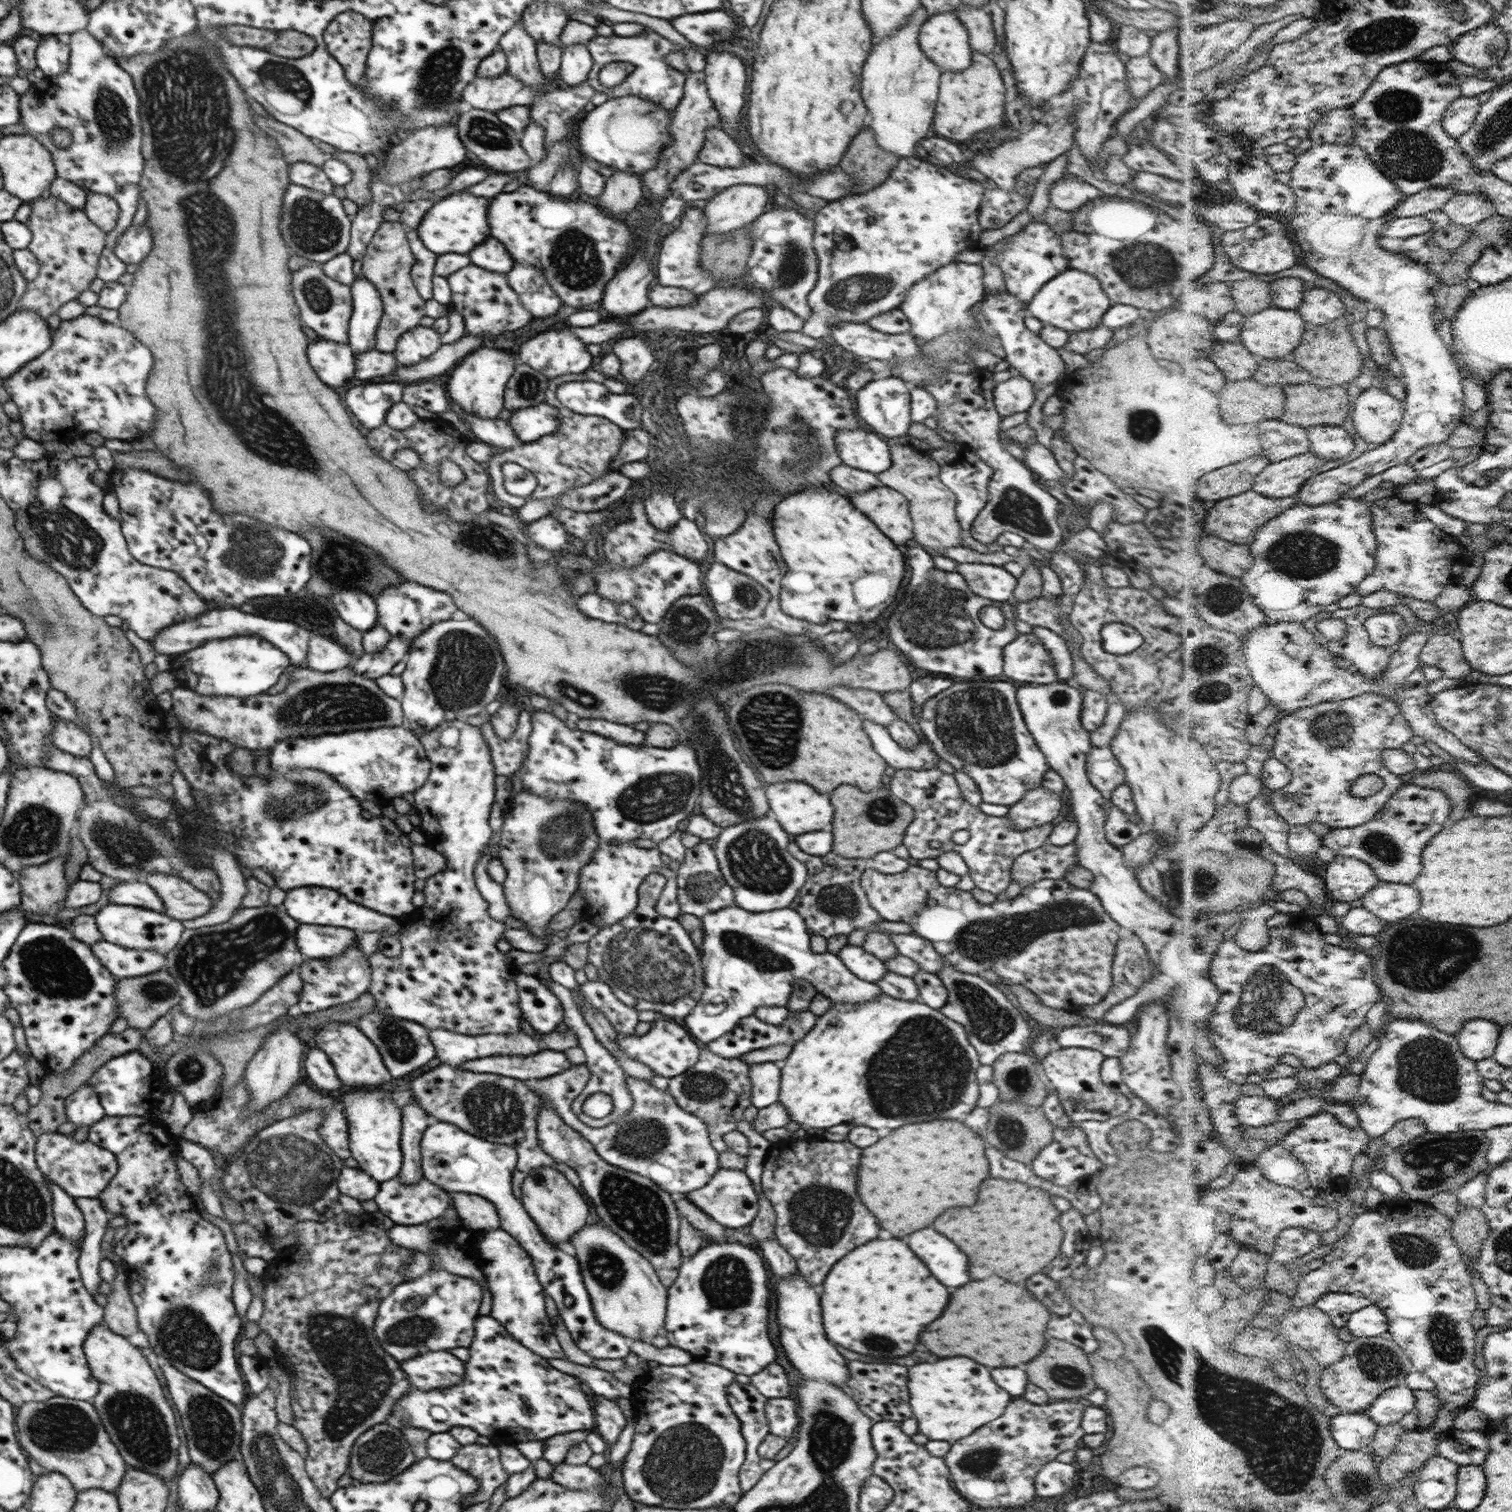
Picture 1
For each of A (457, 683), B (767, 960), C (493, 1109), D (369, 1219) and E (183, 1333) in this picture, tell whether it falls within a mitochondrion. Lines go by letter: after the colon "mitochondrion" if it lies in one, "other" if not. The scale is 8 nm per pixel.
A: mitochondrion
B: mitochondrion
C: mitochondrion
D: other
E: mitochondrion

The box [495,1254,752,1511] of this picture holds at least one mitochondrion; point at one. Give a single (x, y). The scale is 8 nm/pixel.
(683, 1464)

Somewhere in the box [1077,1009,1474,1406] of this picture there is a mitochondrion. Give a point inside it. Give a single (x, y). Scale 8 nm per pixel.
(1427, 1068)

